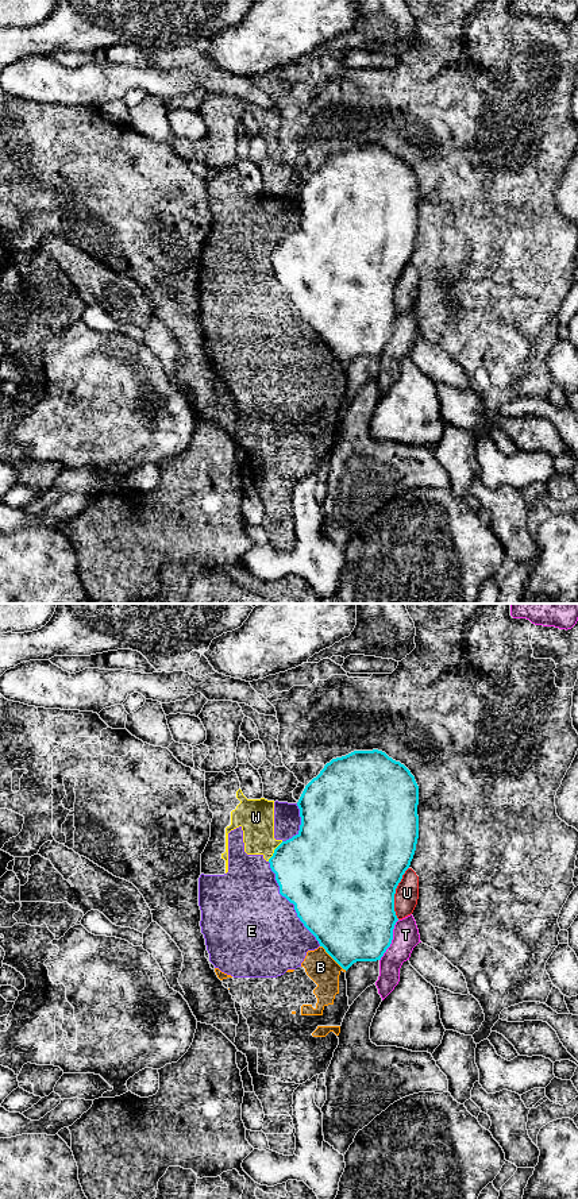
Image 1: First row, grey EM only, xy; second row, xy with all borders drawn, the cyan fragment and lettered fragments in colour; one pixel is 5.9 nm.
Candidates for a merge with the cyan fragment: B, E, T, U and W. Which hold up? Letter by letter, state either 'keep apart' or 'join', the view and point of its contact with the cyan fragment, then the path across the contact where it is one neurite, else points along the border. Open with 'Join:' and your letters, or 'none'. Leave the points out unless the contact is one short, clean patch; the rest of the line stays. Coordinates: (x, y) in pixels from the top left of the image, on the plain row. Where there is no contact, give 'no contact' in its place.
Join: none
B: keep apart; meets cyan in xy at (334, 354)
E: keep apart; meets cyan in xy at (292, 297)
T: keep apart; meets cyan in xy at (392, 334)
U: keep apart; meets cyan in xy at (395, 288)
W: keep apart; meets cyan in xy at (274, 246); border along xy (282, 236), (268, 255)

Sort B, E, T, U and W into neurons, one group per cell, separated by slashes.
B E W / T / U

